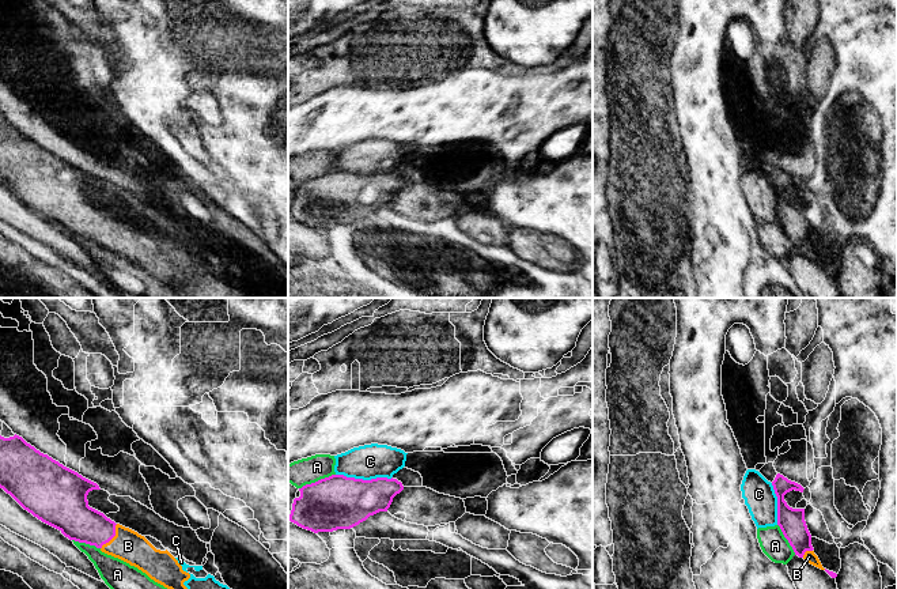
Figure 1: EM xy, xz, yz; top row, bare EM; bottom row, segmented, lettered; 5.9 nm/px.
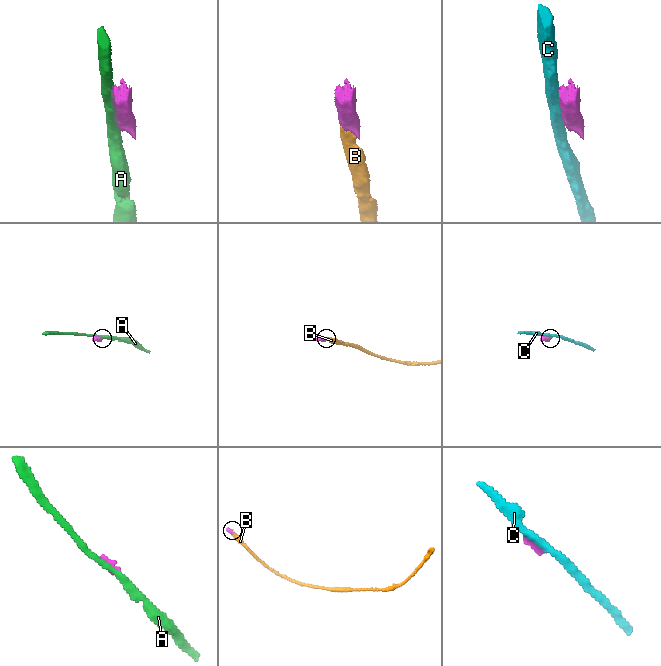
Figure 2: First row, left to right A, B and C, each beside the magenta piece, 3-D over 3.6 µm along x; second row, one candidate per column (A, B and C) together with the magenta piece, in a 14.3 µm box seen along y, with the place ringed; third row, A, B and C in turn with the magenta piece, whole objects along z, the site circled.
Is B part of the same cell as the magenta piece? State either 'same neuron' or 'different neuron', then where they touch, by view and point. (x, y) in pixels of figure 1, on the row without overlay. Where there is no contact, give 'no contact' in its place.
same neuron | xy (112, 233)

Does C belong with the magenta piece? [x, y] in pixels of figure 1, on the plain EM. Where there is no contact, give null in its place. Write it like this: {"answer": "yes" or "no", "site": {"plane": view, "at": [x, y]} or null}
{"answer": "no", "site": {"plane": "xz", "at": [364, 176]}}

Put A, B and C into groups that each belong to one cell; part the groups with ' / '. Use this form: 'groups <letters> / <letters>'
groups A / B / C

